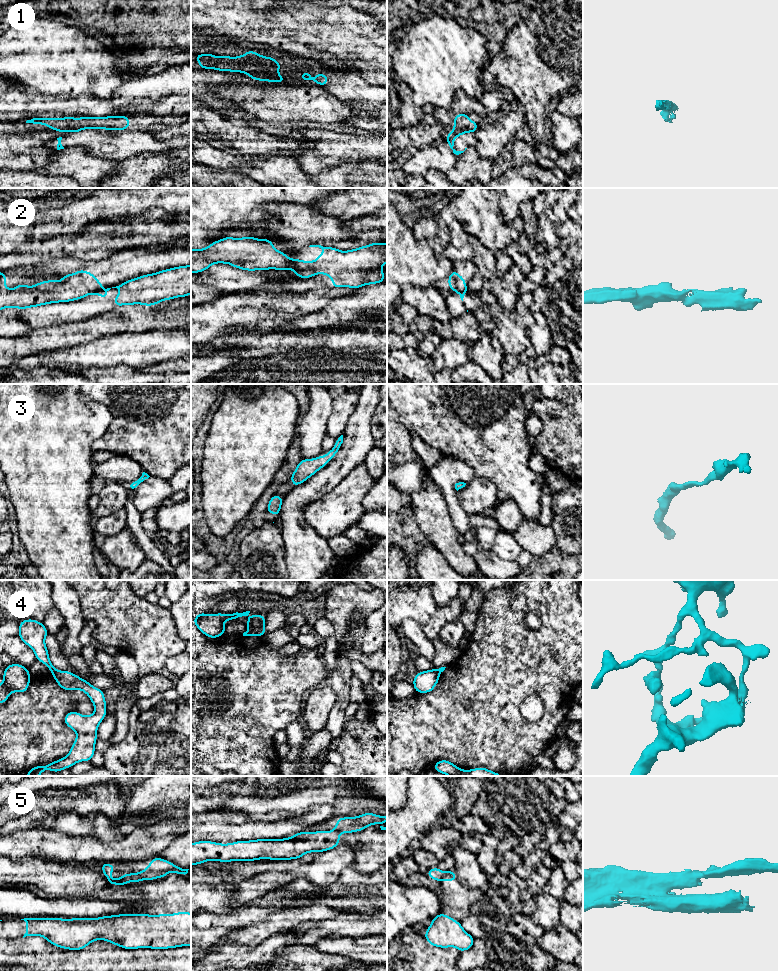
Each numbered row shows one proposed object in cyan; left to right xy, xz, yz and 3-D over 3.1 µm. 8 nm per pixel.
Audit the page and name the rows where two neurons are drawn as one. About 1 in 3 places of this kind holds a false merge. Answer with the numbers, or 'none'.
1, 2, 4, 5

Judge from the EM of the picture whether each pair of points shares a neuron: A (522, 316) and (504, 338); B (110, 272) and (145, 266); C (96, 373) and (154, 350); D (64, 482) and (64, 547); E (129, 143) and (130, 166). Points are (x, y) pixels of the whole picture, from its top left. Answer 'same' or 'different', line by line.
A: same
B: same
C: different
D: same
E: different

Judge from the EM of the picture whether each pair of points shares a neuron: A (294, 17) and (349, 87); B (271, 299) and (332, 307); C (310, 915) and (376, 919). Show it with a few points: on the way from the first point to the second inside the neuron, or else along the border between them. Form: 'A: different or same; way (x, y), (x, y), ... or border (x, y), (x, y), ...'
A: different; border (345, 63), (351, 63), (360, 72), (363, 79)
B: different; border (341, 296), (332, 299), (323, 307), (313, 311)
C: different; border (342, 911), (333, 918), (313, 921)

